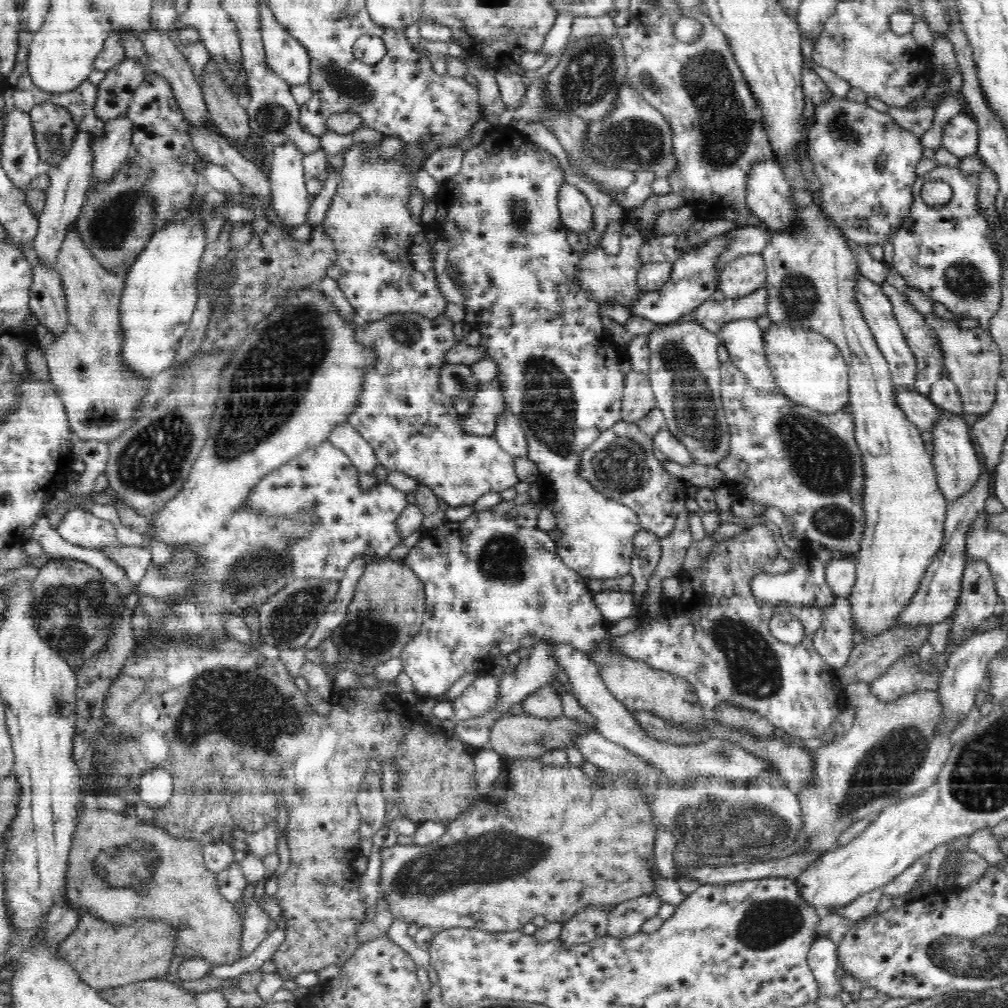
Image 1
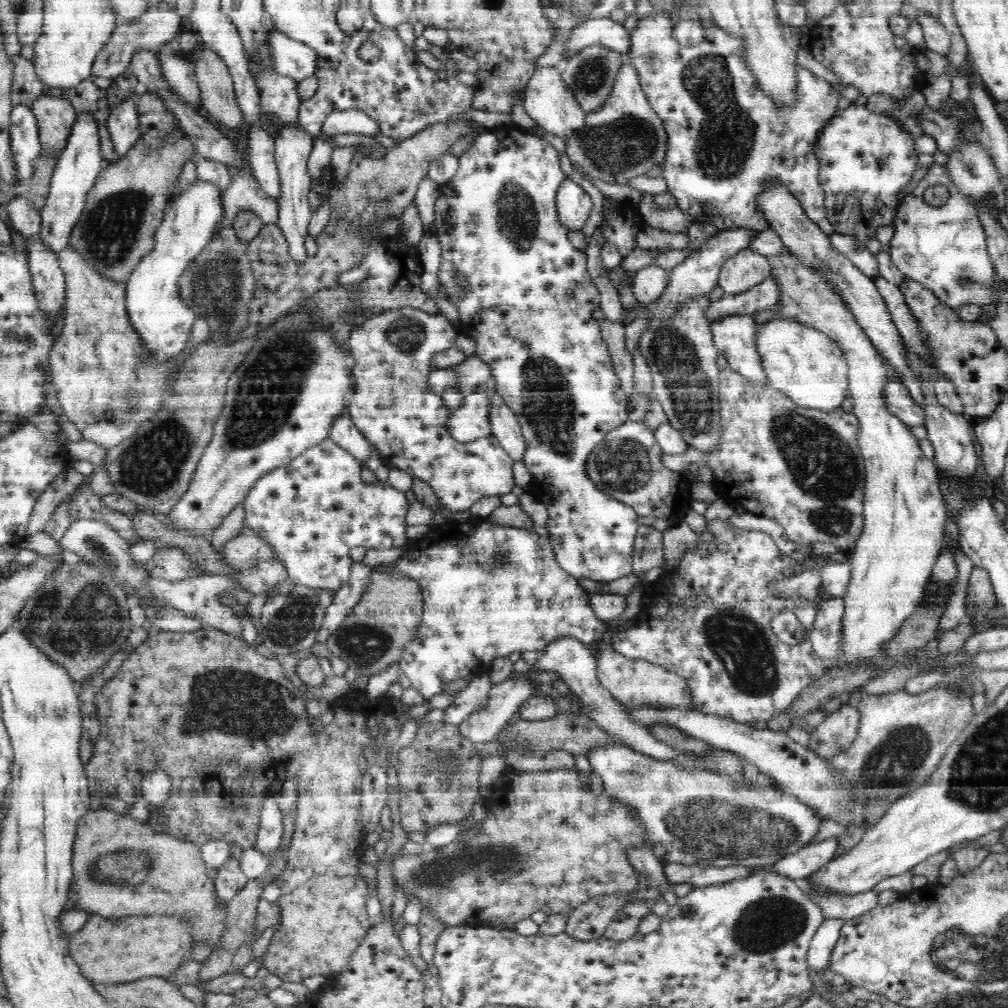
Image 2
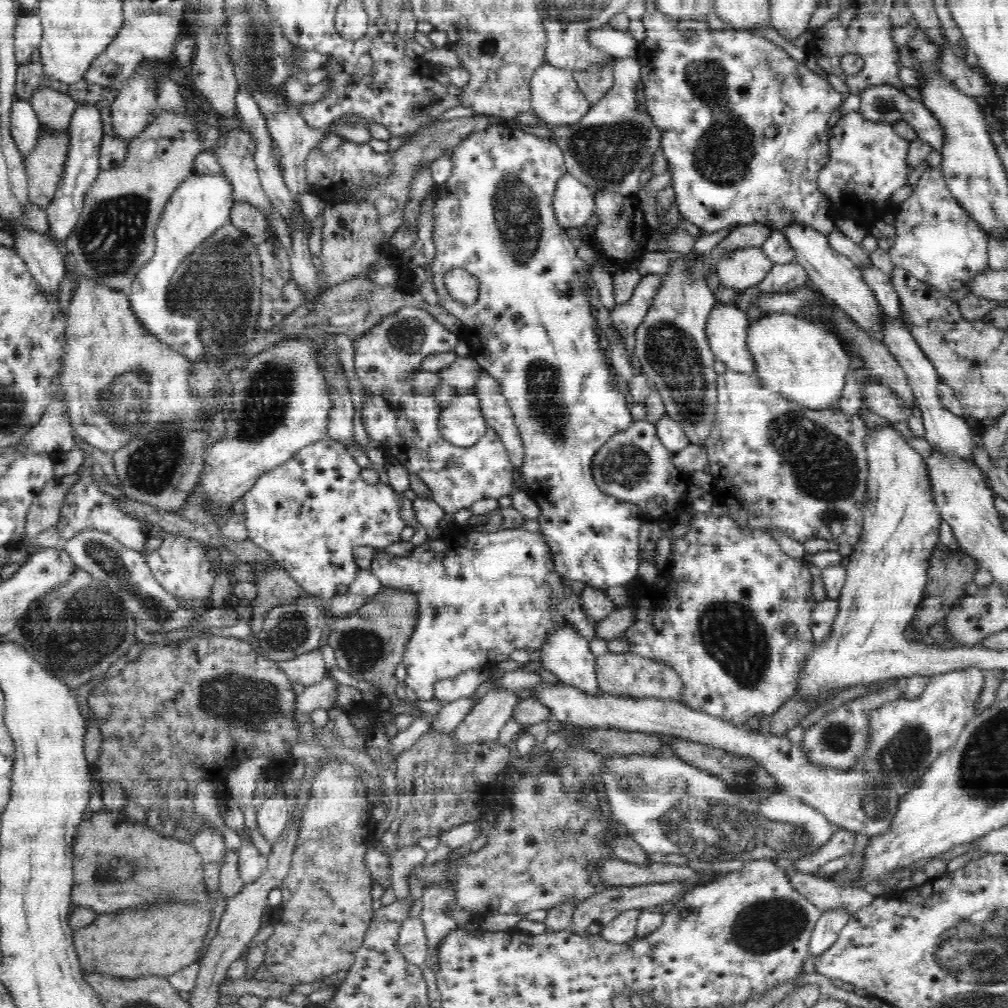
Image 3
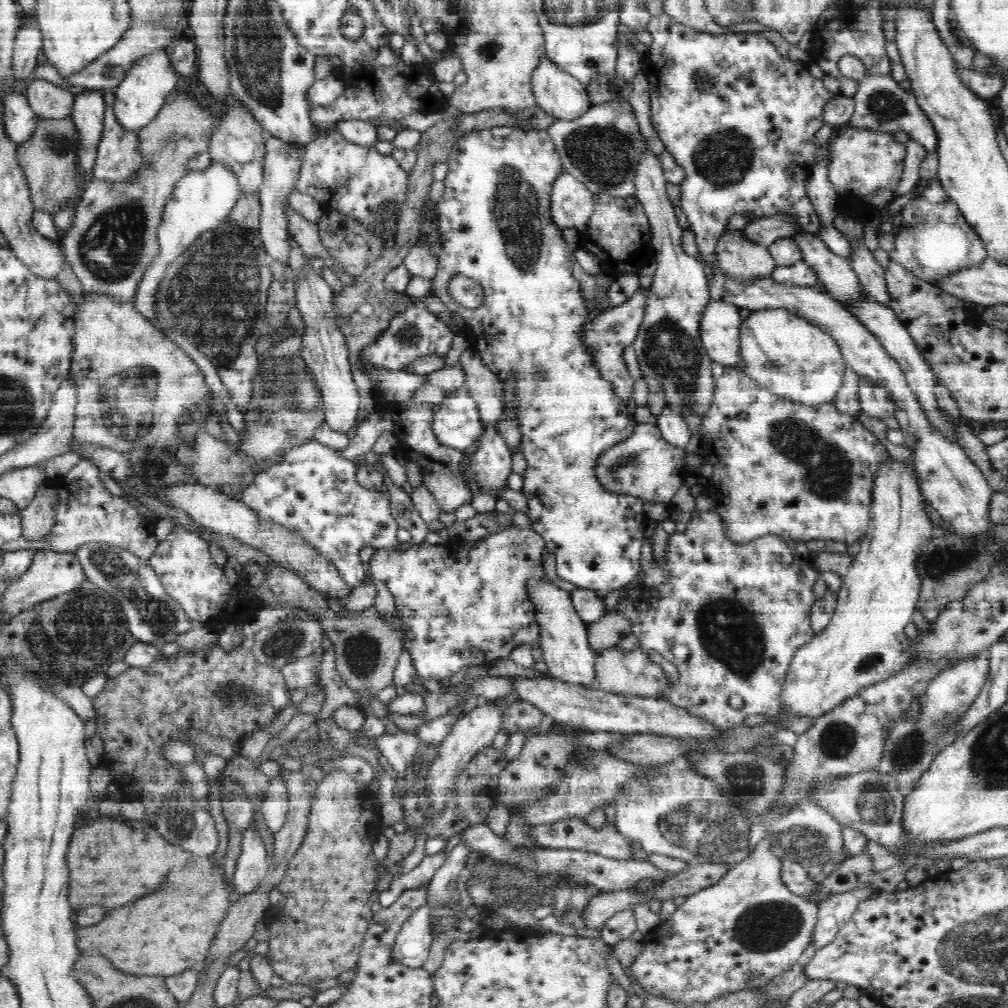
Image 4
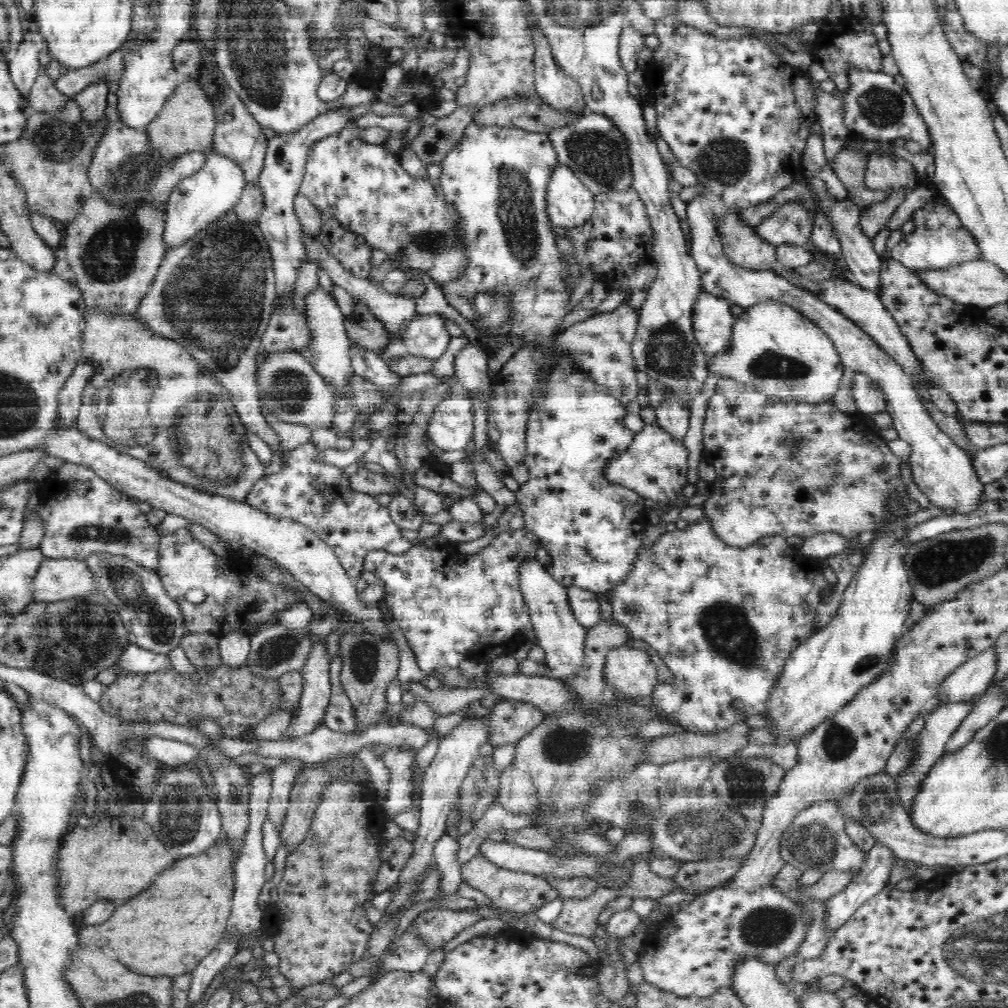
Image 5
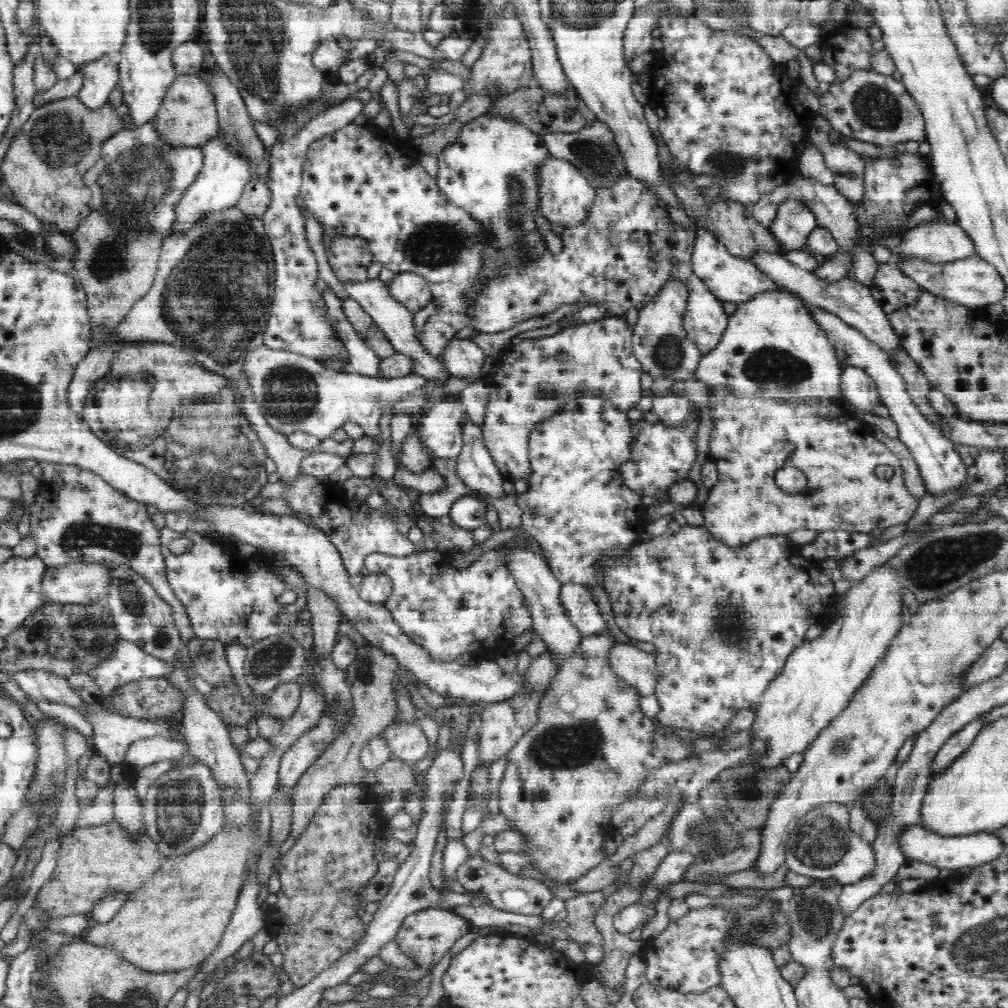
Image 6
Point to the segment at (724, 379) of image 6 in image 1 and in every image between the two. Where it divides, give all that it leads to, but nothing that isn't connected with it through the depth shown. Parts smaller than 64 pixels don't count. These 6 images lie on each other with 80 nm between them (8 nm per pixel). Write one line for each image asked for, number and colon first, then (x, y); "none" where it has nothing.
1: (809, 368)
2: (809, 367)
3: (793, 357)
4: (783, 353)
5: (774, 348)

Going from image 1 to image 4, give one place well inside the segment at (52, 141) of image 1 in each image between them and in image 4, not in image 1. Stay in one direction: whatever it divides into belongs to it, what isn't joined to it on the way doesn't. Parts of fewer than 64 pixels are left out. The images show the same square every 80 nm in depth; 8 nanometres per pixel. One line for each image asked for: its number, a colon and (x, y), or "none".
2: (55, 116)
3: (54, 109)
4: (47, 100)

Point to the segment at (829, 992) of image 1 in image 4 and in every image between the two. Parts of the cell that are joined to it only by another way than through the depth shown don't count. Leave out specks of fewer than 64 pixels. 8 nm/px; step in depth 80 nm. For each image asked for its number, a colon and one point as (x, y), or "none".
2: (824, 941)
3: (832, 921)
4: (833, 913)

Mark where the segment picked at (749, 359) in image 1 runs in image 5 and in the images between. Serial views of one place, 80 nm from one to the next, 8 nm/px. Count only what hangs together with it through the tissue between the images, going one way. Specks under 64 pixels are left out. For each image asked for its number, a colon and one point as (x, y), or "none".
2: (735, 336)
3: (725, 330)
4: (720, 325)
5: (713, 321)

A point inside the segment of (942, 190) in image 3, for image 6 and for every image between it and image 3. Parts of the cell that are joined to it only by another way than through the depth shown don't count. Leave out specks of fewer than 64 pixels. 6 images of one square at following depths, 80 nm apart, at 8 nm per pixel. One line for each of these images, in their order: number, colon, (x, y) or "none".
4: (937, 241)
5: (939, 241)
6: (939, 241)

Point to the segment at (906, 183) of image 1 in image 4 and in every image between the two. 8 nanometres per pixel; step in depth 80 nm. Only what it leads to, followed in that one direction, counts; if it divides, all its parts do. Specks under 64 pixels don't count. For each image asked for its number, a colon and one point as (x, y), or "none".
2: (866, 160)
3: (866, 165)
4: (862, 162)

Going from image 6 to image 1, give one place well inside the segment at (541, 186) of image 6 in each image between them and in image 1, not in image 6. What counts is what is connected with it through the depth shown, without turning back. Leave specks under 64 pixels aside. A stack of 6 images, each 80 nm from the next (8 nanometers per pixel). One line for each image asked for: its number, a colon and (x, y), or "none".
1: (576, 213)
2: (574, 206)
3: (574, 203)
4: (572, 204)
5: (569, 203)

